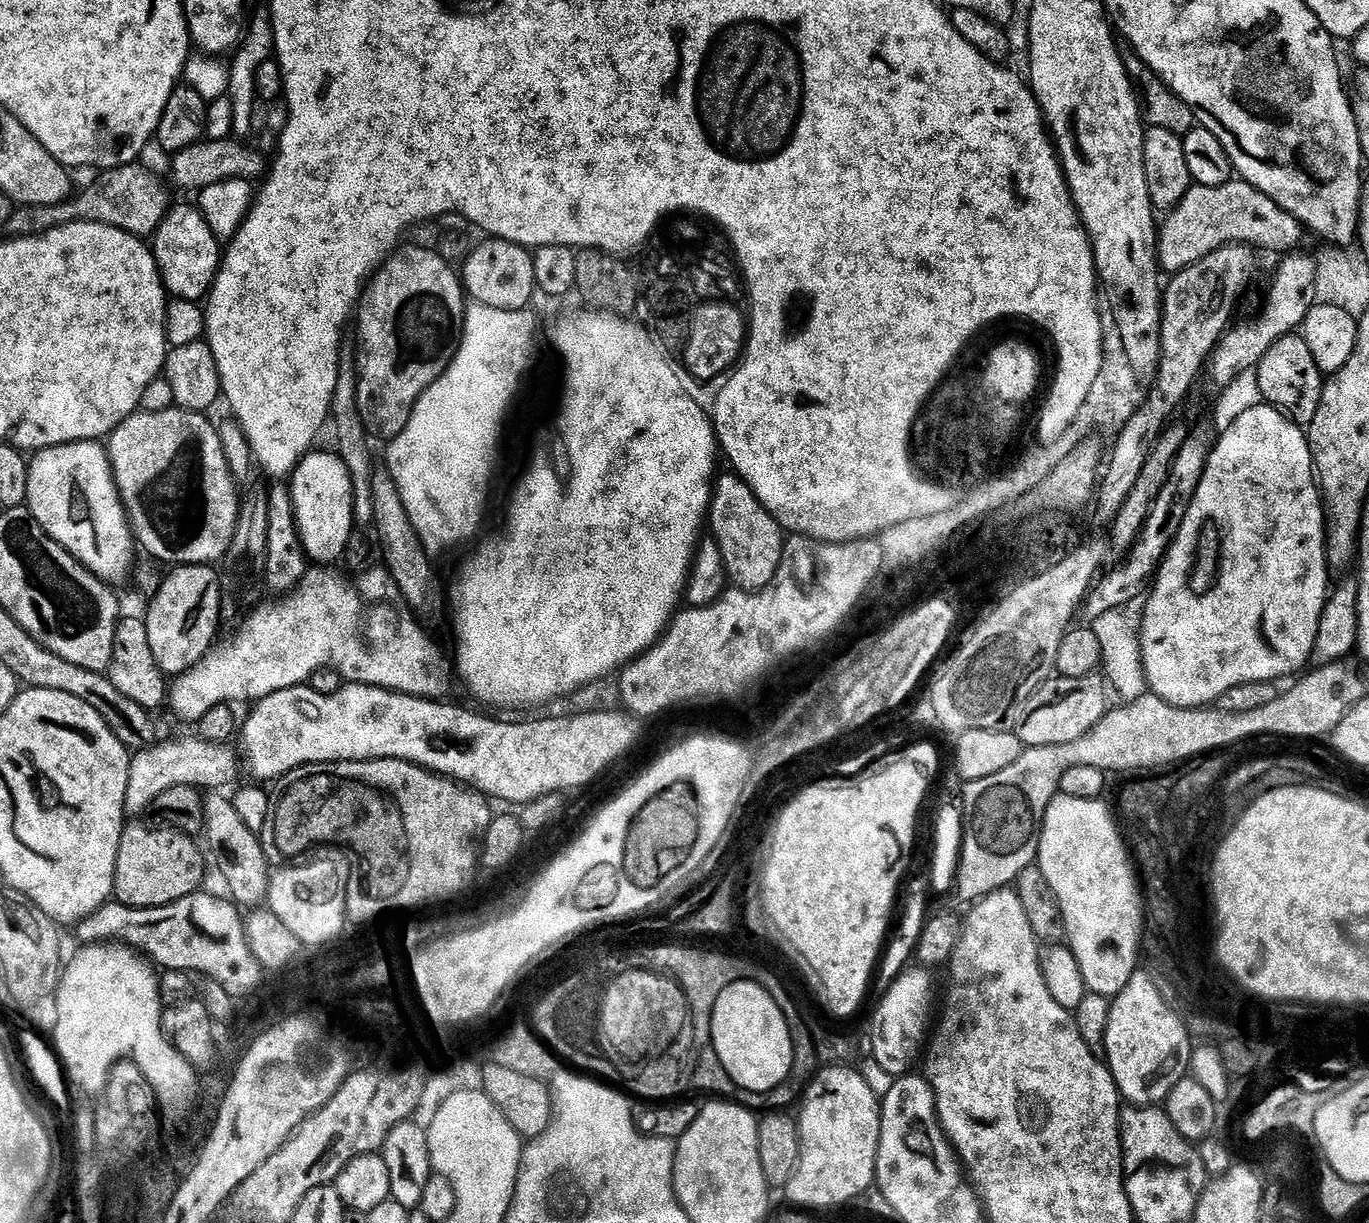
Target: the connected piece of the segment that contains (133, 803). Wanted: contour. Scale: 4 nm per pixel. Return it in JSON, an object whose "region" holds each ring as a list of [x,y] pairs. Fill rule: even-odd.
{"region":[[[201,738],[195,740],[168,740],[165,744],[153,743],[144,752],[132,756],[128,775],[128,789],[124,811],[129,817],[140,818],[151,804],[155,805],[160,797],[175,784],[188,784],[199,790],[224,790],[227,784],[236,780],[236,754],[227,743],[212,744]]]}

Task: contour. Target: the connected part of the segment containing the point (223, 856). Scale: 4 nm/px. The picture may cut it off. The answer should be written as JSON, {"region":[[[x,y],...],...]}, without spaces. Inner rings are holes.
{"region":[[[224,794],[209,795],[204,810],[207,816],[206,837],[208,836],[209,844],[207,844],[207,847],[210,849],[210,852],[210,847],[212,847],[212,852],[216,855],[216,860],[220,863],[221,870],[224,871],[224,880],[228,883],[229,890],[232,891],[230,893],[231,899],[241,909],[259,909],[268,899],[268,887],[272,881],[270,867],[268,868],[269,853],[266,851],[265,841],[261,839],[257,832],[250,830],[250,826],[246,826],[246,822],[242,822],[242,818],[238,818],[238,810],[236,809],[235,803],[229,797],[227,800]]]}

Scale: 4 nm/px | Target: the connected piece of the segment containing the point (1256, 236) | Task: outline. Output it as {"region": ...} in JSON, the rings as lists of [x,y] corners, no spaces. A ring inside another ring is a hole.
{"region":[[[1240,179],[1240,188],[1225,188],[1224,192],[1204,192],[1204,196],[1212,196],[1208,204],[1208,220],[1204,220],[1204,228],[1196,228],[1196,220],[1188,224],[1188,212],[1184,212],[1184,220],[1167,220],[1163,224],[1168,228],[1168,244],[1180,244],[1184,252],[1210,253],[1219,250],[1221,245],[1245,244],[1257,250],[1269,248],[1279,254],[1295,253],[1306,237],[1306,229],[1299,224],[1286,210],[1282,210],[1269,196],[1262,194],[1252,184]]]}

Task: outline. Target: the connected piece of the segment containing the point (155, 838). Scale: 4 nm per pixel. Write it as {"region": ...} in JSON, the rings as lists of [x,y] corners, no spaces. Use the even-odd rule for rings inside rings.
{"region":[[[144,822],[127,825],[118,846],[118,862],[114,874],[115,903],[131,908],[161,908],[197,891],[204,880],[206,856],[196,856],[201,845],[185,832],[166,828],[147,828]]]}

